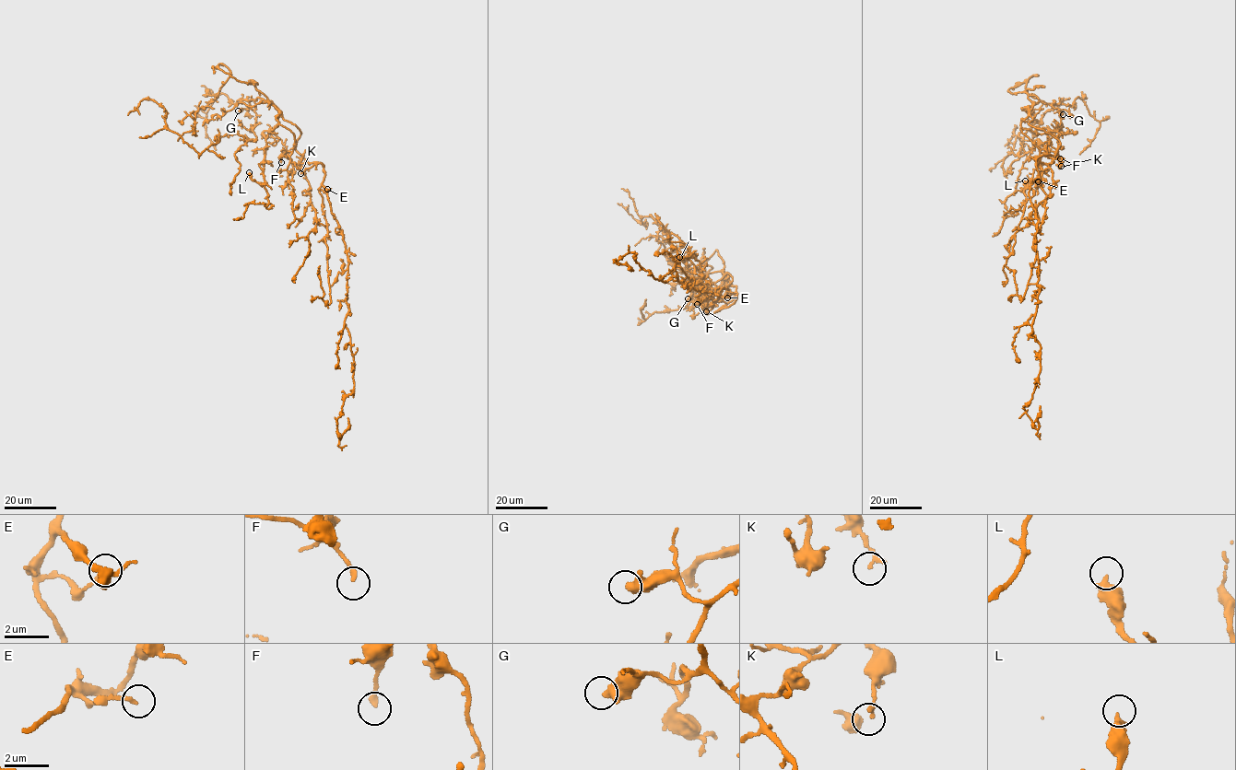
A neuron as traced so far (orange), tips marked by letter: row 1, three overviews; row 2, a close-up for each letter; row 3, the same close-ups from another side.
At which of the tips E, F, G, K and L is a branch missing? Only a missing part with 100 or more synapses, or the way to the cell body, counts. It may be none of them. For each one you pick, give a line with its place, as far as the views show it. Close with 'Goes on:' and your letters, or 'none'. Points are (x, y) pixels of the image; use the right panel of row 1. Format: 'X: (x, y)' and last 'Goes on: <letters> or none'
Goes on: none

